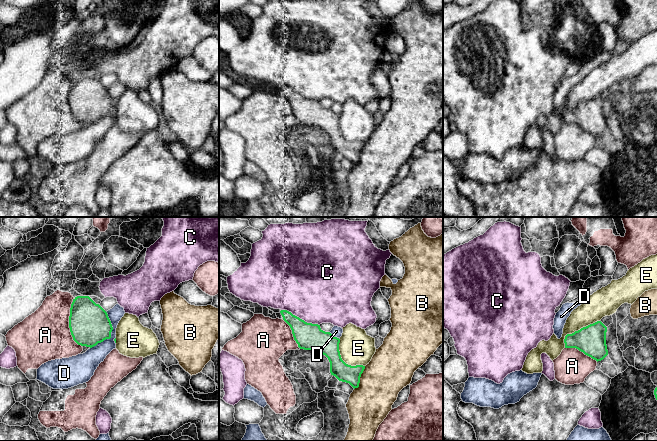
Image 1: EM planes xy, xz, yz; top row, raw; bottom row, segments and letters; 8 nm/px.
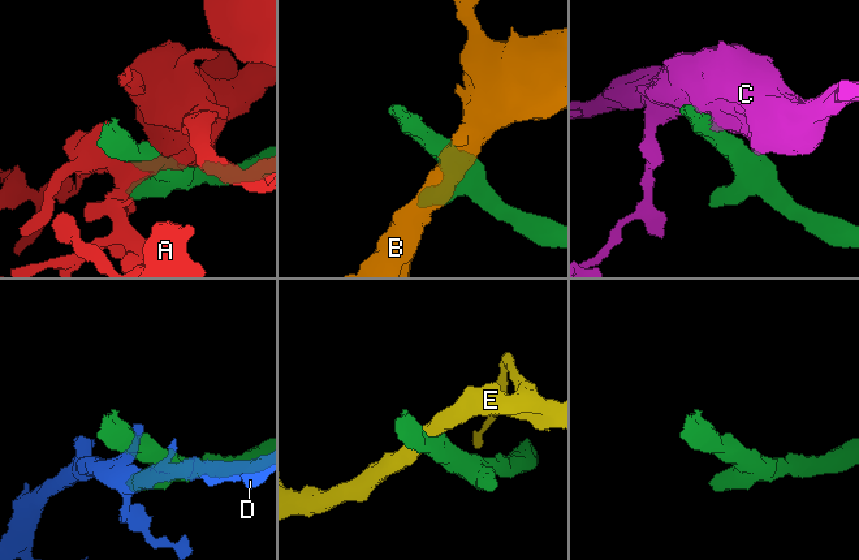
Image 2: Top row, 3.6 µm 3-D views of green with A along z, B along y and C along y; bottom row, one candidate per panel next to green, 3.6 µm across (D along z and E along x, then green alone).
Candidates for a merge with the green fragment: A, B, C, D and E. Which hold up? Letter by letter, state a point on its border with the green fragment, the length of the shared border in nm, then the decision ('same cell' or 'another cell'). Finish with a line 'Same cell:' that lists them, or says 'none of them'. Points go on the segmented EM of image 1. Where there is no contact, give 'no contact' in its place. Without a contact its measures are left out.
A: xy (69, 323) | 400 nm | another cell
B: xz (359, 378) | 220 nm | another cell
C: xz (299, 318) | 340 nm | another cell
D: xy (110, 334) | 340 nm | another cell
E: yz (576, 331) | 360 nm | another cell
Same cell: none of them

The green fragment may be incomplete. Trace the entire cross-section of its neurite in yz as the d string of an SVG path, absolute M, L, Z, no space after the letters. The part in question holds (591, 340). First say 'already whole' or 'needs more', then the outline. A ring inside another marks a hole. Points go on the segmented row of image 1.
already whole; M597 321L567 334L564 339L565 348L576 348L597 362L601 361L608 355L606 332L607 327Z

